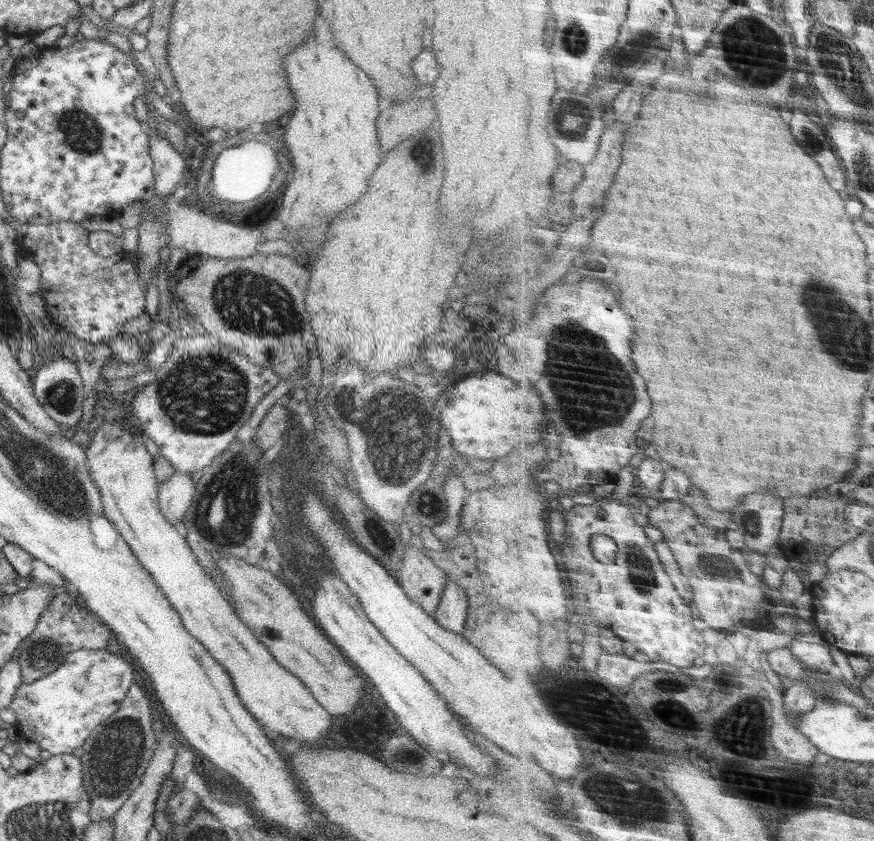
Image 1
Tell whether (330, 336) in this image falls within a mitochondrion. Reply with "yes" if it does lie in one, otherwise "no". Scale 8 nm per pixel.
no

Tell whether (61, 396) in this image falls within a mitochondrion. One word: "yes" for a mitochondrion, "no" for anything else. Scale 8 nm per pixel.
yes

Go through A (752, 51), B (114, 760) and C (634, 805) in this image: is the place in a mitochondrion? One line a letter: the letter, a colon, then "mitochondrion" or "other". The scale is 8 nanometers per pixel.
A: mitochondrion
B: mitochondrion
C: mitochondrion

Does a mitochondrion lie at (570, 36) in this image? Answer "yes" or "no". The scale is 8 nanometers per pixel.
yes

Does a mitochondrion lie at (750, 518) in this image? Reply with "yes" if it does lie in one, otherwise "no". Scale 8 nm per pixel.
yes

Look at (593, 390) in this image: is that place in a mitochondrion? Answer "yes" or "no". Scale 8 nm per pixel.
yes

